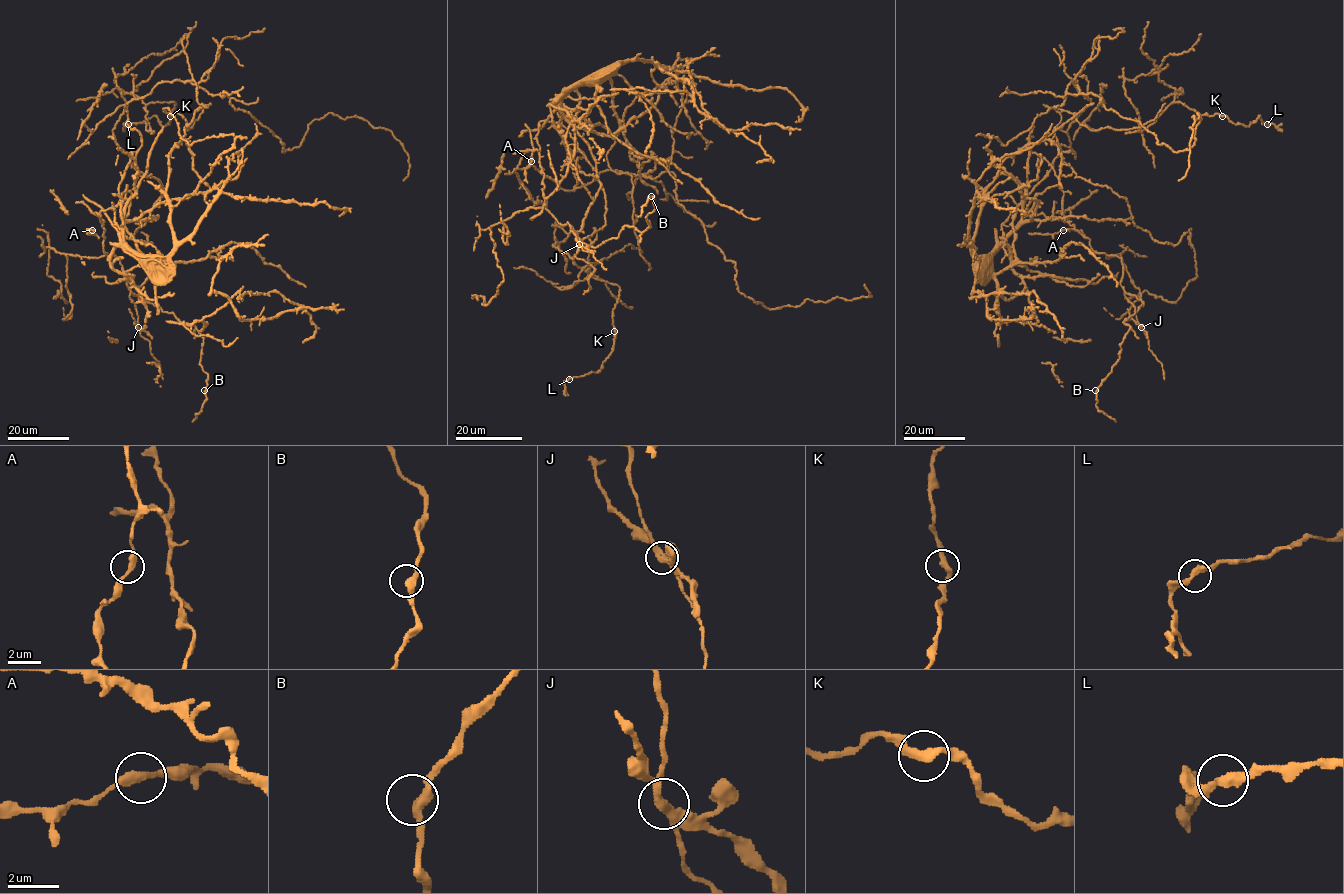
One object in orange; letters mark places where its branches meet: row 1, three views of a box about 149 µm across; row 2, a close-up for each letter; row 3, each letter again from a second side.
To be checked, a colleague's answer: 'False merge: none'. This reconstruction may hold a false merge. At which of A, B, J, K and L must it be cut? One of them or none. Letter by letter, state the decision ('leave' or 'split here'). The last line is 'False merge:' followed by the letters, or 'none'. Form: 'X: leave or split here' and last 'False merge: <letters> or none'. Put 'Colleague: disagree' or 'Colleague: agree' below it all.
A: leave
B: leave
J: split here
K: leave
L: leave
False merge: J
Colleague: disagree

